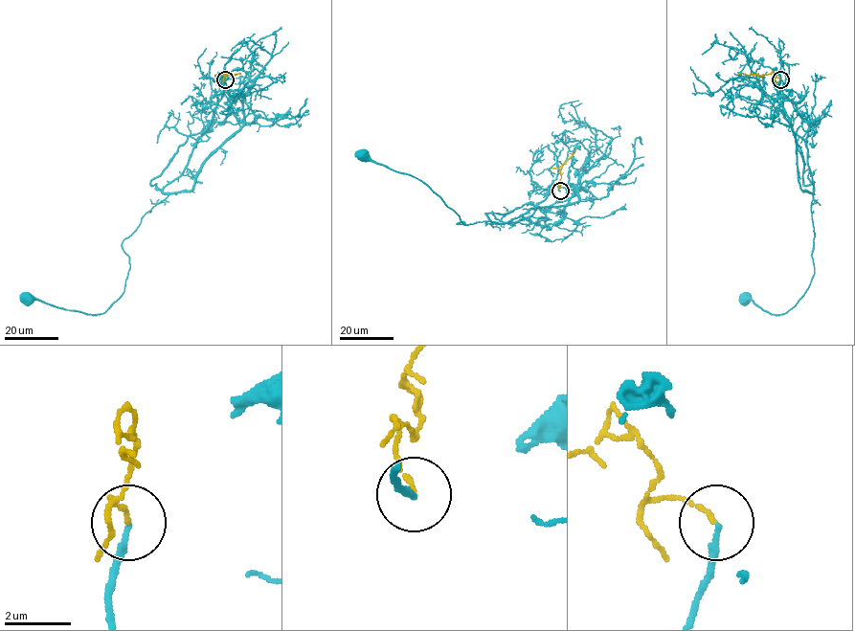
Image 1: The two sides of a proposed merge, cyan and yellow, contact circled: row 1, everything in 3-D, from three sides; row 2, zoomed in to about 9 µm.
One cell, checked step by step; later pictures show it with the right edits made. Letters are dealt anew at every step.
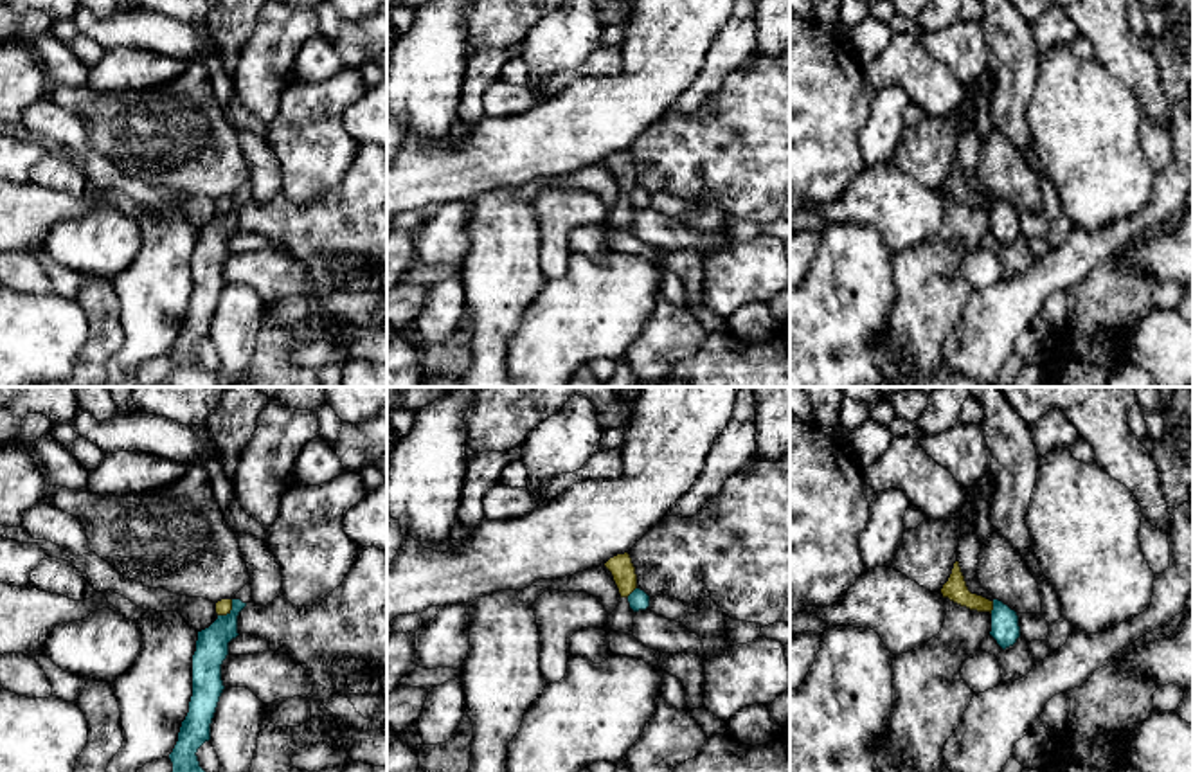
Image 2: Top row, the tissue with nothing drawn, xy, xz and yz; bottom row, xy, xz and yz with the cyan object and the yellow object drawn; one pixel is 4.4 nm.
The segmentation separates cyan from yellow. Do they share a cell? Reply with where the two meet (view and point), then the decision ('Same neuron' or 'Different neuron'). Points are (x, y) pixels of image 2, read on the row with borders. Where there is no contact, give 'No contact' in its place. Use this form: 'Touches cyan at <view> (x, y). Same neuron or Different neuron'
Touches cyan at xy (231, 610). Different neuron

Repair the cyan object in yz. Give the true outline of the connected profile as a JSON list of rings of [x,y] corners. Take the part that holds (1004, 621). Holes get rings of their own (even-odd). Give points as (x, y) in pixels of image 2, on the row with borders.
[[[993,599],[990,635],[997,641],[997,644],[1002,650],[1013,646],[1017,639],[1020,637],[1017,612],[999,599]]]

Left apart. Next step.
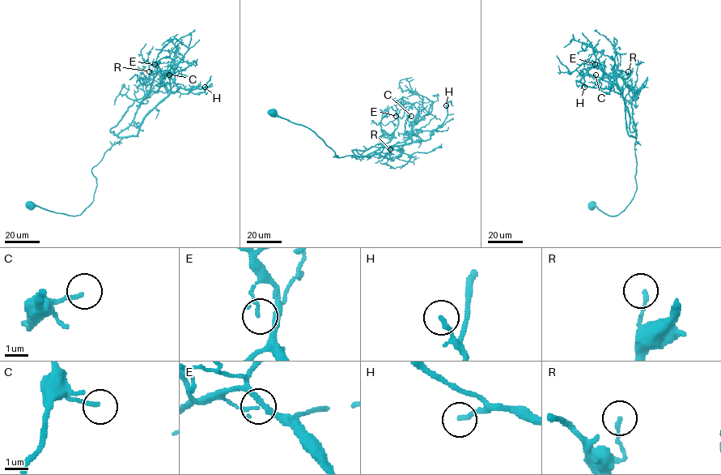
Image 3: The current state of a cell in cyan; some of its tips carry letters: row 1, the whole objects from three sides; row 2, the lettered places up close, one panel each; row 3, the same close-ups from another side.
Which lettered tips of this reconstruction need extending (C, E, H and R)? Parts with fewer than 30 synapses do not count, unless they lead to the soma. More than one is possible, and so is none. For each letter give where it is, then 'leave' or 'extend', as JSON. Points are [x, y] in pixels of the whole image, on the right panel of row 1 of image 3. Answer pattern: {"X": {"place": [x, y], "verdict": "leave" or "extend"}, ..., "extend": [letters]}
{"C": {"place": [595, 74], "verdict": "leave"}, "E": {"place": [595, 64], "verdict": "leave"}, "H": {"place": [584, 87], "verdict": "extend"}, "R": {"place": [628, 71], "verdict": "leave"}, "extend": ["H"]}

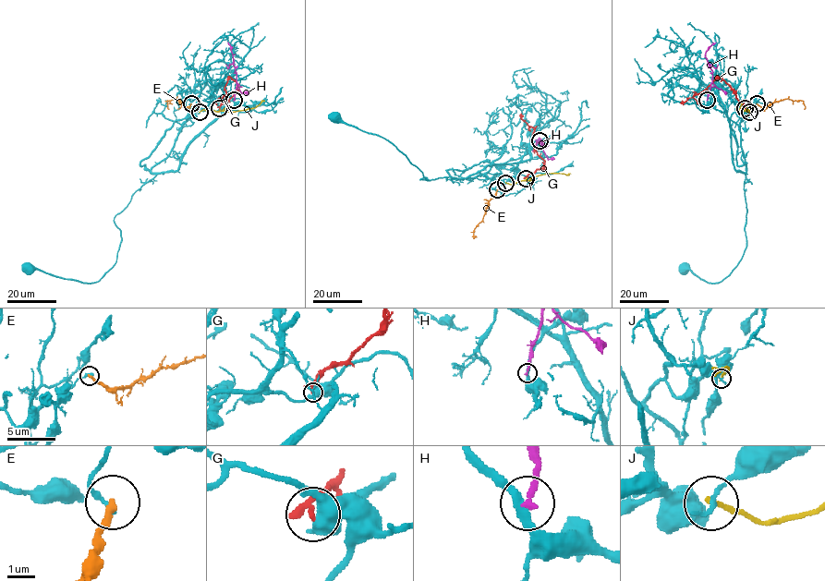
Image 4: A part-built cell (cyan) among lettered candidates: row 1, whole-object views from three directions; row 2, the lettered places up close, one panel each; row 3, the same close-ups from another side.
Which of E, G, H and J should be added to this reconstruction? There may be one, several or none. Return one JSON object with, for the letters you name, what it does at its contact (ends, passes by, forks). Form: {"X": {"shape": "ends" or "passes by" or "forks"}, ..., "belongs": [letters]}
{"belongs": []}

